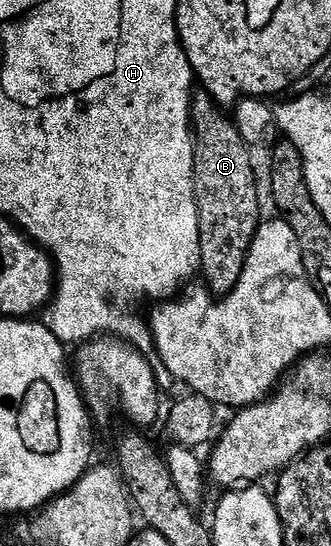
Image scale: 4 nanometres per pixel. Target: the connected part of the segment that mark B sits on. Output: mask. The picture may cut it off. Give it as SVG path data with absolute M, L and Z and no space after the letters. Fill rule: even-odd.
M200 90L193 95L192 139L196 145L196 213L198 214L198 226L200 227L200 272L202 273L203 283L213 297L216 298L228 295L238 286L238 282L242 278L242 270L246 266L246 258L252 245L252 239L256 237L256 232L262 223L262 215L260 216L260 192L256 189L256 168L252 165L253 149L249 148L246 141L242 138L242 134L238 134L235 119L229 113L227 116L220 108L223 107L212 99L212 95L209 92Z

